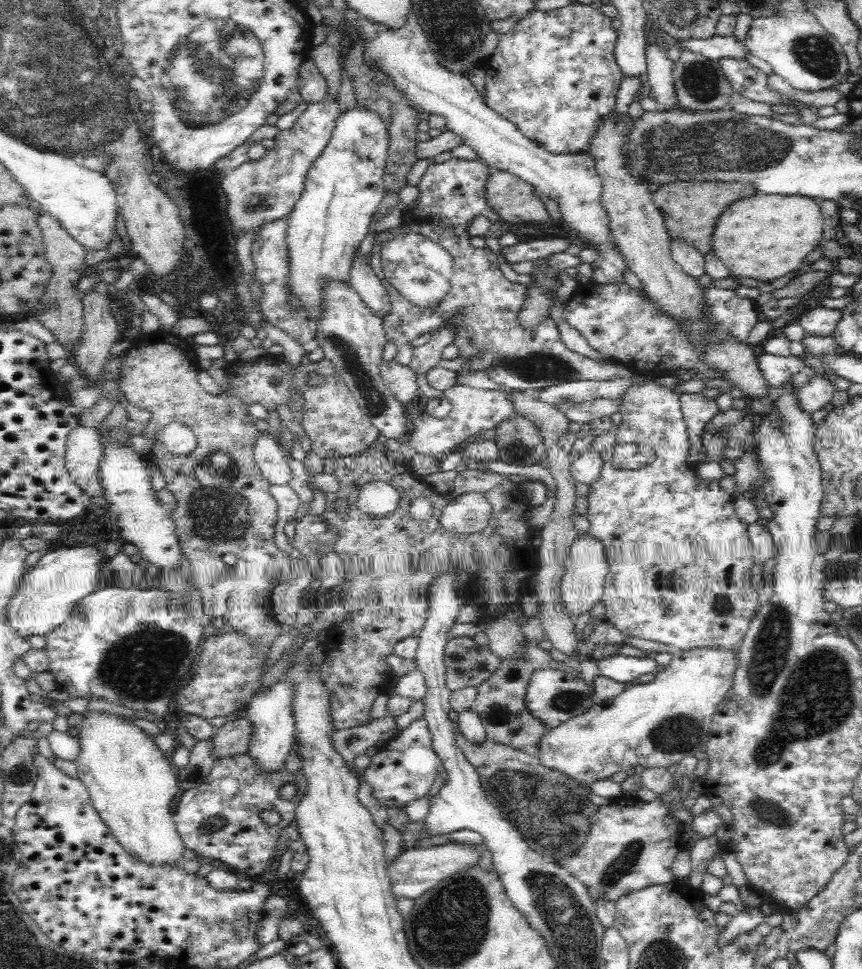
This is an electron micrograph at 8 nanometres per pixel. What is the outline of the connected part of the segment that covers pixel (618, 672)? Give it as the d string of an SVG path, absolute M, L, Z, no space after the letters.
M614 655L596 662L599 675L611 680L631 684L641 676L660 669L660 665L650 658L632 658L632 656Z

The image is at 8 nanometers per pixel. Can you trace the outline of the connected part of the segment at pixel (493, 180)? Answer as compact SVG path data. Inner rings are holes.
M508 172L489 174L485 198L488 207L505 223L544 223L551 220L545 204L535 198L529 184Z

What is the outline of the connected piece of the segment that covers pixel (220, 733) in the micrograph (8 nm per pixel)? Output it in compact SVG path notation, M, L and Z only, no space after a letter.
M247 718L226 721L211 739L211 758L222 760L245 754L250 745L252 723Z

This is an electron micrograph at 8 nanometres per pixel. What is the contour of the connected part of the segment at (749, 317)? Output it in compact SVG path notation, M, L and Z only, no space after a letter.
M710 286L704 287L703 293L705 306L709 306L711 316L721 324L722 329L731 332L738 340L746 342L760 314L756 302L740 297L734 289Z

